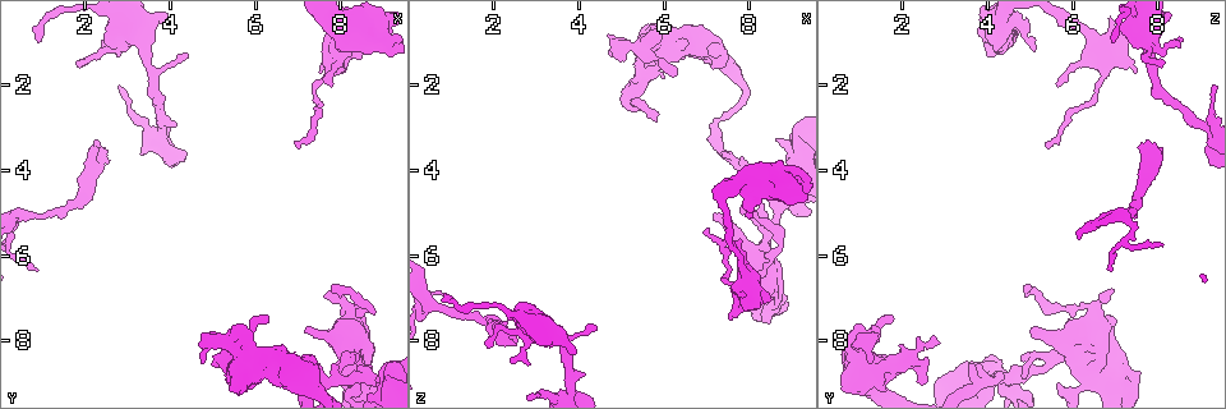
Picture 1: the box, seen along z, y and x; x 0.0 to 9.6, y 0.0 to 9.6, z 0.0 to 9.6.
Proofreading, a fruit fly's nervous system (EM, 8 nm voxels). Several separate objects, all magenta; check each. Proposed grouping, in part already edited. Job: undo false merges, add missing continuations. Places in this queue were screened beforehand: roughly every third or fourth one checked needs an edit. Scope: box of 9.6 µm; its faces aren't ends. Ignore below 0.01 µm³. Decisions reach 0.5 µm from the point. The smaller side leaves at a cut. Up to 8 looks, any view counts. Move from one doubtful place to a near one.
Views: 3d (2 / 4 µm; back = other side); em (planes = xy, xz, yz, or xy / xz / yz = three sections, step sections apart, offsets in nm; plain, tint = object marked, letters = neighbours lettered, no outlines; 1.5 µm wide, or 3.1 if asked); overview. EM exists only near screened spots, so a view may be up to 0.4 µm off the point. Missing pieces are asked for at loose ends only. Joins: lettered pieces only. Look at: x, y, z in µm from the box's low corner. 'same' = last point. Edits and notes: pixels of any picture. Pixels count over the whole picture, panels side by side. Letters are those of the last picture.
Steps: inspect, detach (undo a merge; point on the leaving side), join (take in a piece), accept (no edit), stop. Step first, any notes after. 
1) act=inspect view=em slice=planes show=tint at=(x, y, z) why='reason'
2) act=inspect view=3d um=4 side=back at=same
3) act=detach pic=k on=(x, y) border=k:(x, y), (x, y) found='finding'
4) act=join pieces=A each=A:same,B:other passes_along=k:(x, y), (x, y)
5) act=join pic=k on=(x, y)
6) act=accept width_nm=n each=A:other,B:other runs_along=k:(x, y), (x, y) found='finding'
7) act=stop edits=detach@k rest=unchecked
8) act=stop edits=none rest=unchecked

act=inspect view=em slice=planes show=letters at=(7.75, 7.85, 5.50) why='thick turns thin'

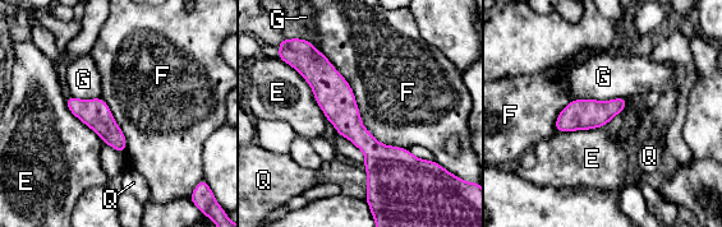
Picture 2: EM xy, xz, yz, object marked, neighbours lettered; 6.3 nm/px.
act=accept each=E:other,F:other,G:other,Q:other found='all the same cell'

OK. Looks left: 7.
act=inspect view=3d um=4 at=(8.90, 8.95, 4.45) why='sudden change in width'

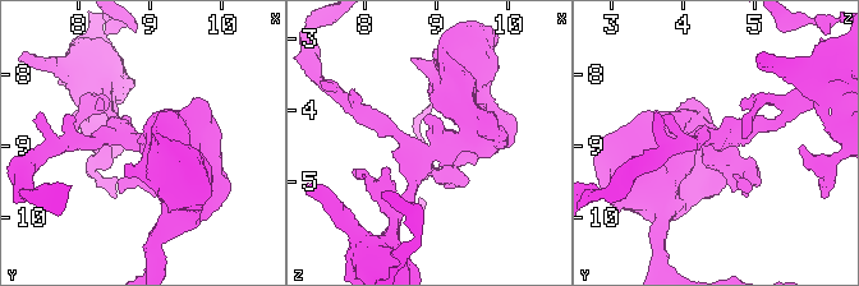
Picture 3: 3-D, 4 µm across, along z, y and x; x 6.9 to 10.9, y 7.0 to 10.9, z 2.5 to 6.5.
act=inspect view=em slice=planes show=letters at=(8.80, 8.95, 4.50) arms=4 why='need the tissue'

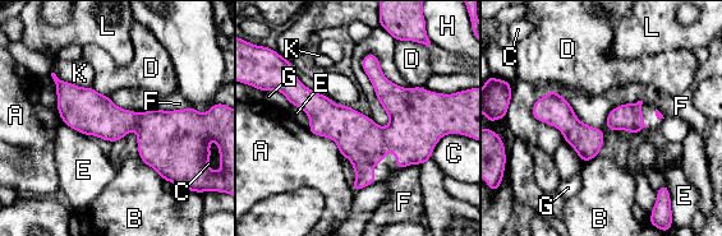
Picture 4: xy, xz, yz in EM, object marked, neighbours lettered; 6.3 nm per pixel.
act=accept width_nm=130 each=A:other,B:other,C:other,D:other,E:other,F:other,G:other,H:other,K:other,L:other border=4:(92, 86), (97, 92), (109, 97) found='continuous, no second cell'

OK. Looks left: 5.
act=inspect view=3d um=4 at=(5.90, 7.80, 0.95) why='branch stops here'

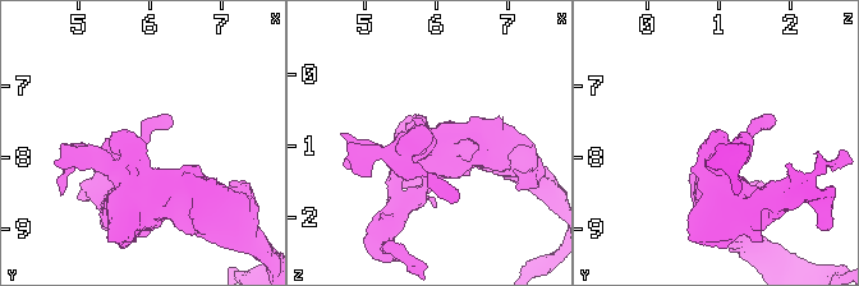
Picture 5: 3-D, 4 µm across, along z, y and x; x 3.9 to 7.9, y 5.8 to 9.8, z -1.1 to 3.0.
act=inspect view=em slice=xy step=8 show=letters at=(5.95, 7.80, 0.95)

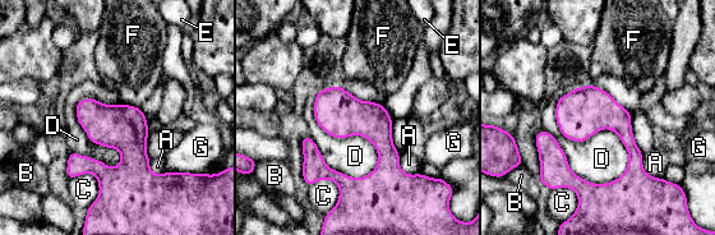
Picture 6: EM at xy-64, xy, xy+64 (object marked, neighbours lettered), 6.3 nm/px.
act=accept each=A:other,B:other,C:other,D:other,E:other,F:other,G:other border=6:(554, 114), (626, 170) found='none of them fits'

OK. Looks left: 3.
act=inspect view=em slice=xy step=4 show=plain at=(5.80, 8.00, 2.90) why='tapers out'

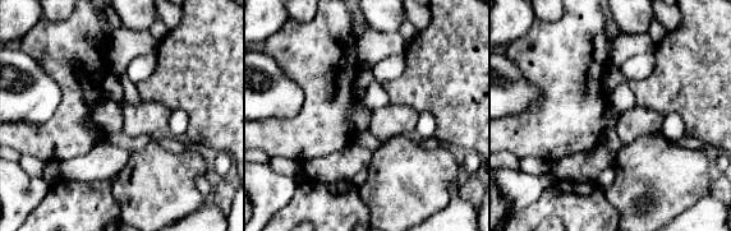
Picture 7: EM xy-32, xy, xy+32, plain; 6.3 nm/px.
act=inspect view=em slice=xy step=4 show=letters at=same

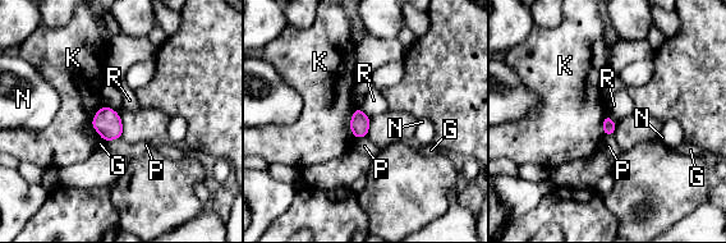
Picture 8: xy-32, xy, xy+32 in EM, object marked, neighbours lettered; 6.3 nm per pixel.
act=accept width_nm=90 each=G:other,K:other,N:other,P:other,R:other border=8:(104, 105), (91, 123), (100, 138) found='none of them fits'

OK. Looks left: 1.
act=stop edits=none rest=unchecked

